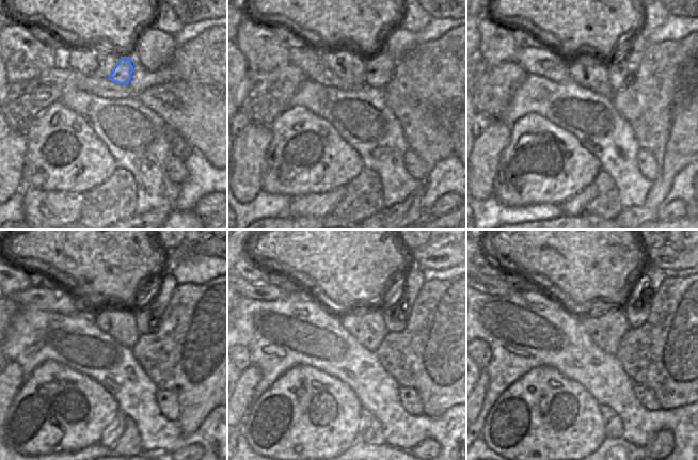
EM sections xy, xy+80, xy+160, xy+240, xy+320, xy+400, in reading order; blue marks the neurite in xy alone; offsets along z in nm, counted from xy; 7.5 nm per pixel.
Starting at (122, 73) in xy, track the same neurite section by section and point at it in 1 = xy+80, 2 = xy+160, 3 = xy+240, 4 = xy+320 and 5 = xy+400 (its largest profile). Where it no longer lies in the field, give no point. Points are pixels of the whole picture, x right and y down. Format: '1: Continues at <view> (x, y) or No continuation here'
1: Continues at xy+80 (379, 67)
2: Continues at xy+160 (620, 73)
3: Continues at xy+240 (147, 316)
4: Continues at xy+320 (396, 312)
5: Continues at xy+400 (637, 308)

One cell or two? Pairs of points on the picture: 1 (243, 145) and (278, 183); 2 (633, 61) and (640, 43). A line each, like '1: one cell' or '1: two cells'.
1: two cells
2: one cell

